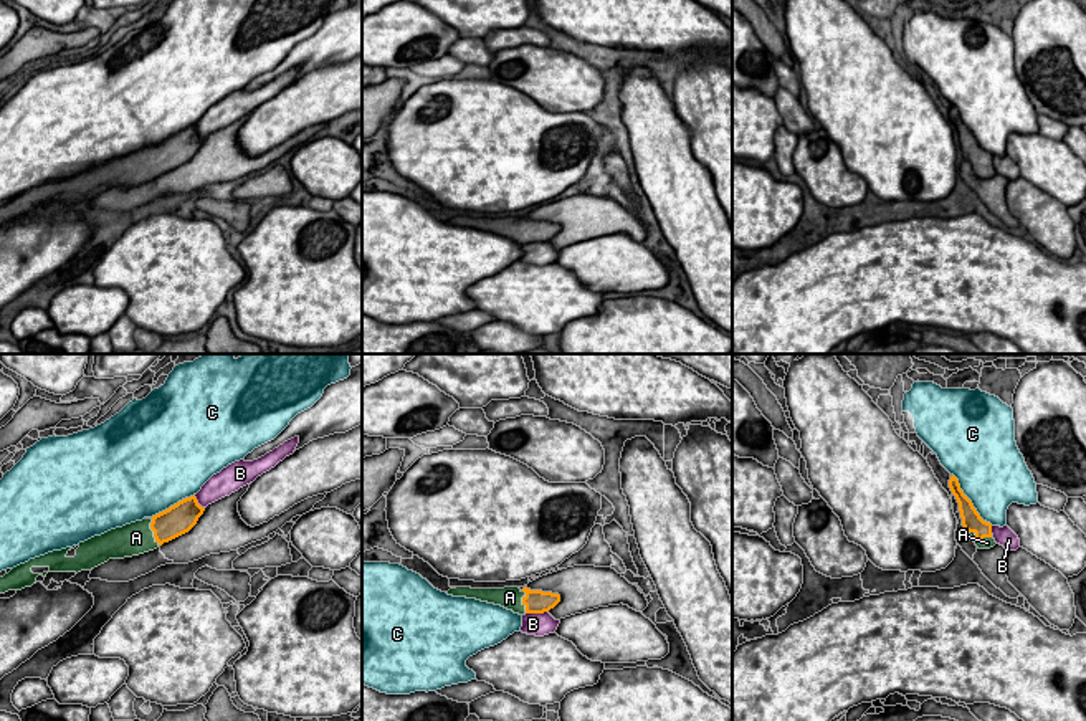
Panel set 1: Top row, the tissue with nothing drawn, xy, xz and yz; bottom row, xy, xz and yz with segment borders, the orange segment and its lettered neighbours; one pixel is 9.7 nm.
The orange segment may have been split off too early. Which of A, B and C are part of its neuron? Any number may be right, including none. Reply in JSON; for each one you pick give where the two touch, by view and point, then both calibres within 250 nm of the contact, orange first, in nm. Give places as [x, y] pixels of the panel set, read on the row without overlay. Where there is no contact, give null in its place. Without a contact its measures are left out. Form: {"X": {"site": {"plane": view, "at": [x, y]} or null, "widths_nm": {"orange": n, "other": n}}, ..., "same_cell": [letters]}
{"A": {"site": {"plane": "yz", "at": [981, 171]}, "widths_nm": {"orange": 190, "other": 120}}, "same_cell": ["A"]}

